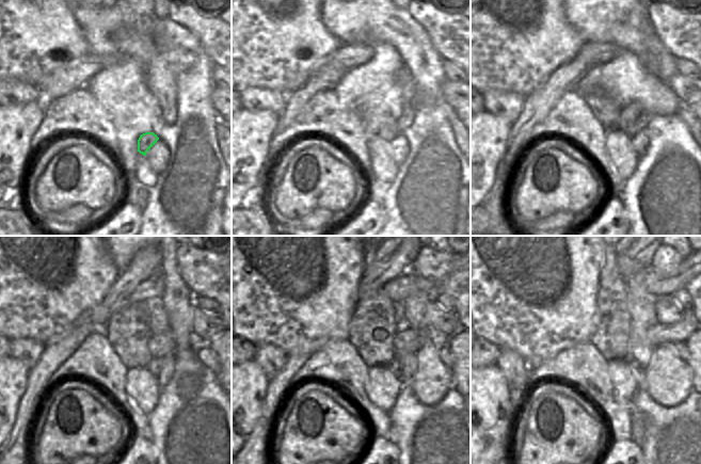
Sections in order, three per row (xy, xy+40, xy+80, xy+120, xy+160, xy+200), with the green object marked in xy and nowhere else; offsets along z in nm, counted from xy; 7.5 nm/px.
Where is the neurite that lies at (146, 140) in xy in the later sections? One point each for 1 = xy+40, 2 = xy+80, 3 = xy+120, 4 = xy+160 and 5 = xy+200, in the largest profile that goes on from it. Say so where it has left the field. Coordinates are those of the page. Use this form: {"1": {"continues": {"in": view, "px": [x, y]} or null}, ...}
{"1": {"continues": {"in": "xy+40", "px": [387, 133]}}, "2": {"continues": {"in": "xy+80", "px": [627, 115]}}, "3": {"continues": {"in": "xy+120", "px": [160, 346]}}, "4": {"continues": {"in": "xy+160", "px": [408, 341]}}, "5": {"continues": {"in": "xy+200", "px": [658, 334]}}}

